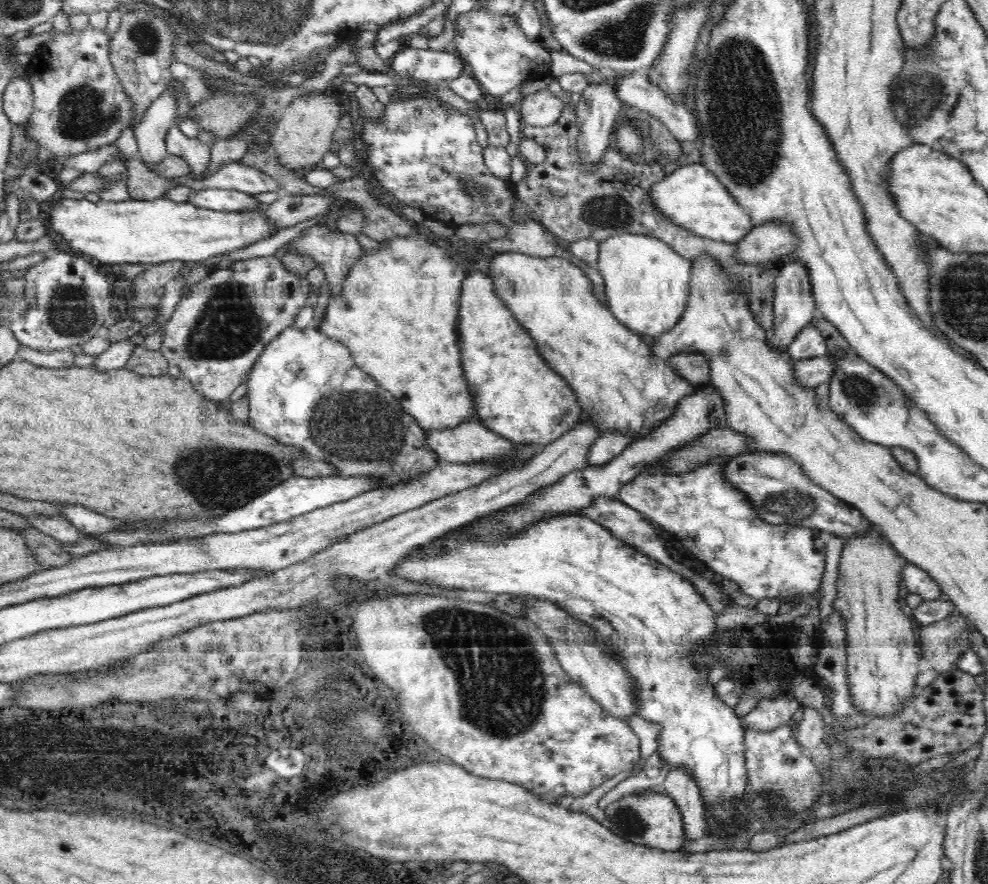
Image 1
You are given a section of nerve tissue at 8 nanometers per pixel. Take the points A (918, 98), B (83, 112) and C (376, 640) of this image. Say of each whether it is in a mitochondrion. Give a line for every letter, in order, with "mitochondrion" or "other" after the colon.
A: mitochondrion
B: mitochondrion
C: other

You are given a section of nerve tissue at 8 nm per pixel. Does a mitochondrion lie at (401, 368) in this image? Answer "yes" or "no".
no

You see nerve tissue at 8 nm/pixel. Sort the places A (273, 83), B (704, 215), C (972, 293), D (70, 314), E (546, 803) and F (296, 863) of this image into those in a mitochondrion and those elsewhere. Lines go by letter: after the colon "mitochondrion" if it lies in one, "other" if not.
A: other
B: other
C: mitochondrion
D: mitochondrion
E: other
F: other

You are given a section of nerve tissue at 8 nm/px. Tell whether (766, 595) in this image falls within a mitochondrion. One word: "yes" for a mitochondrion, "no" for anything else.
no

